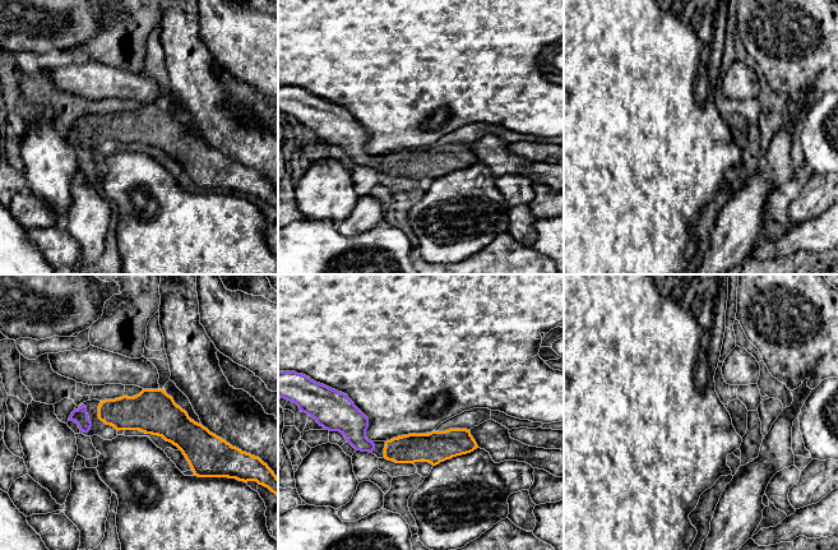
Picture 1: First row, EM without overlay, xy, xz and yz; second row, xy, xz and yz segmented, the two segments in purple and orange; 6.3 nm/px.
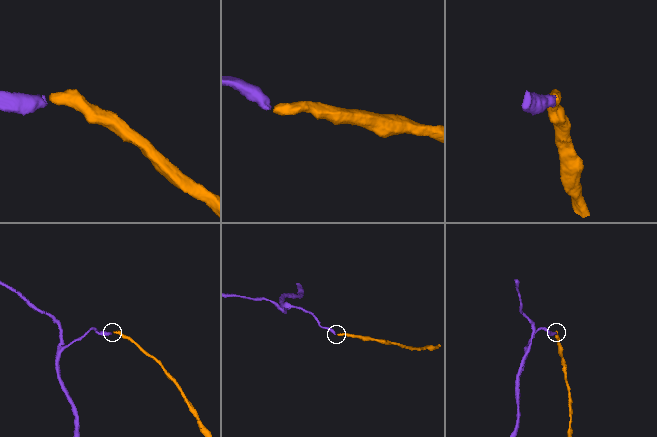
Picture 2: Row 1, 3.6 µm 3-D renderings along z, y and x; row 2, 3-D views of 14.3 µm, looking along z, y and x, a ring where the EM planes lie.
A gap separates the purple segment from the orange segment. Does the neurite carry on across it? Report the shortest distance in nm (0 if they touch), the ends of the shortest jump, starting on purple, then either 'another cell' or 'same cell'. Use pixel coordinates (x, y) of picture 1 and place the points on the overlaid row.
gap 60 nm; span xy (91, 423), (98, 417); same cell

